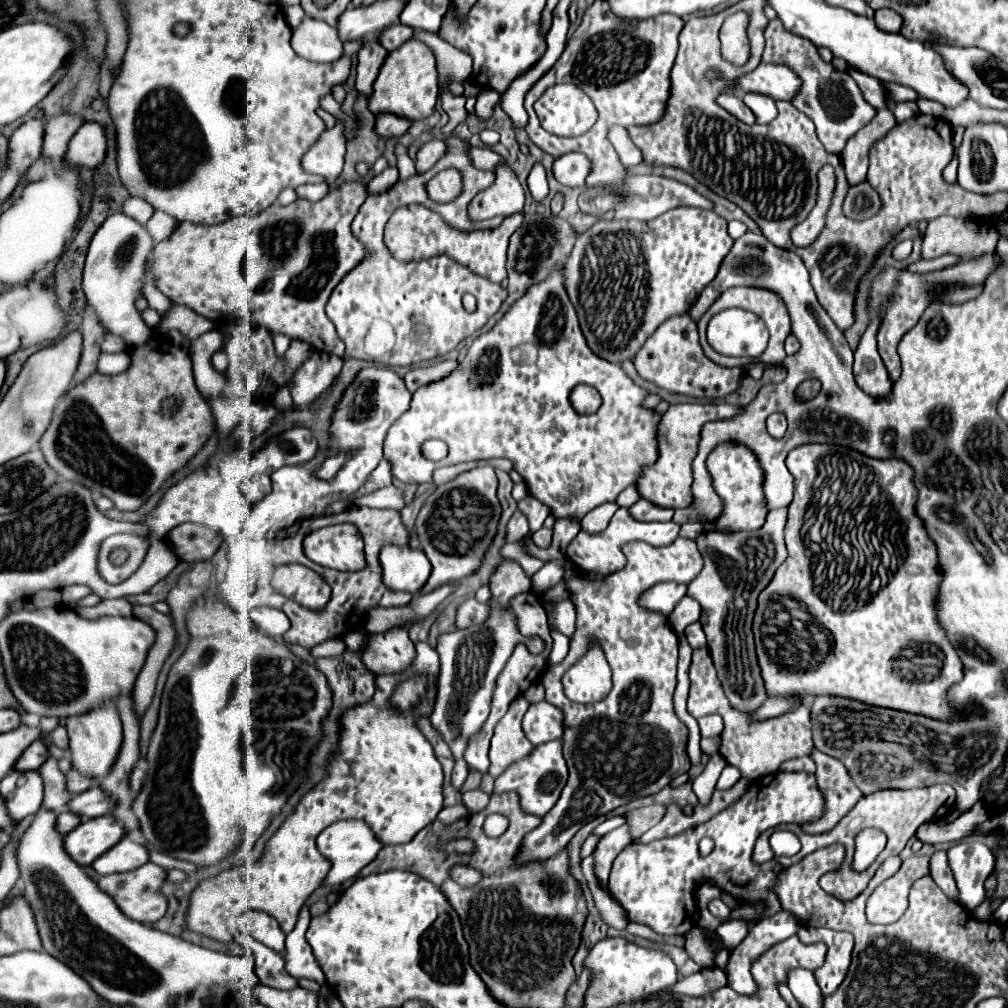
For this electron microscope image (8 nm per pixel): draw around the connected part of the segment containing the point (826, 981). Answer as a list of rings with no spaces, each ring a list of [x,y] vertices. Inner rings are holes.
[[[801,926],[797,936],[803,944],[823,942],[827,944],[827,956],[825,964],[815,972],[817,984],[825,996],[833,994],[839,984],[845,978],[845,972],[851,964],[851,952],[853,952],[853,936],[849,932],[819,932],[821,928],[805,928]]]

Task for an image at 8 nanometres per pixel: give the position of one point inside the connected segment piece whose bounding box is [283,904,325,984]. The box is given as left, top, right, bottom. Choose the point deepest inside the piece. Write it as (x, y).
(300, 963)

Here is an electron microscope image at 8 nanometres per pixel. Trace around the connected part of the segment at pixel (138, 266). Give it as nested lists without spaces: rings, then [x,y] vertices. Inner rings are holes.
[[[123,212],[107,216],[101,228],[95,232],[85,270],[83,270],[83,290],[87,302],[95,308],[101,324],[107,332],[121,336],[127,346],[139,346],[149,340],[151,328],[143,322],[139,310],[135,308],[135,298],[141,294],[141,278],[145,276],[145,260],[153,250],[153,238],[147,228],[131,220]]]

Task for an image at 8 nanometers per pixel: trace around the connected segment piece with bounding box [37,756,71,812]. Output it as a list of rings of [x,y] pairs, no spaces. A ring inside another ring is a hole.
[[[49,756],[37,772],[41,774],[43,786],[45,786],[43,808],[61,812],[65,808],[65,804],[71,800],[71,794],[65,788],[65,774],[57,768],[57,760],[53,756]]]

